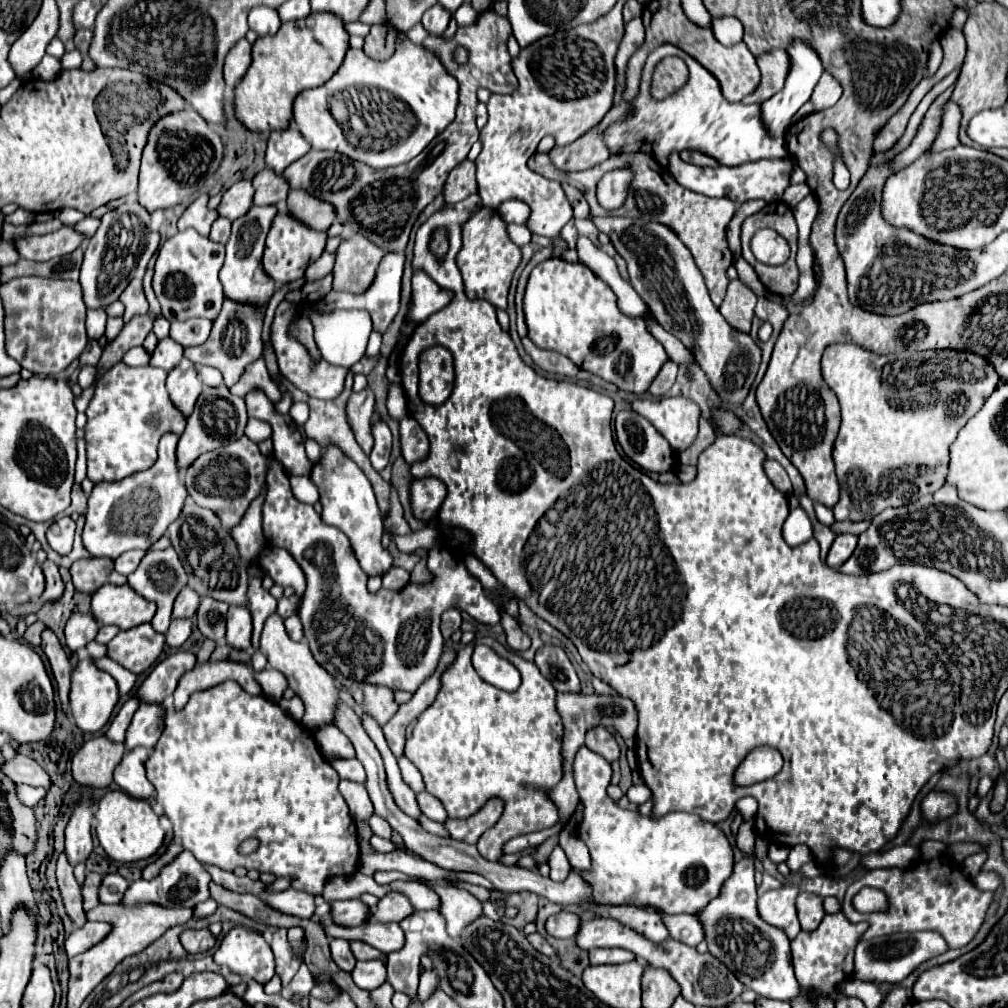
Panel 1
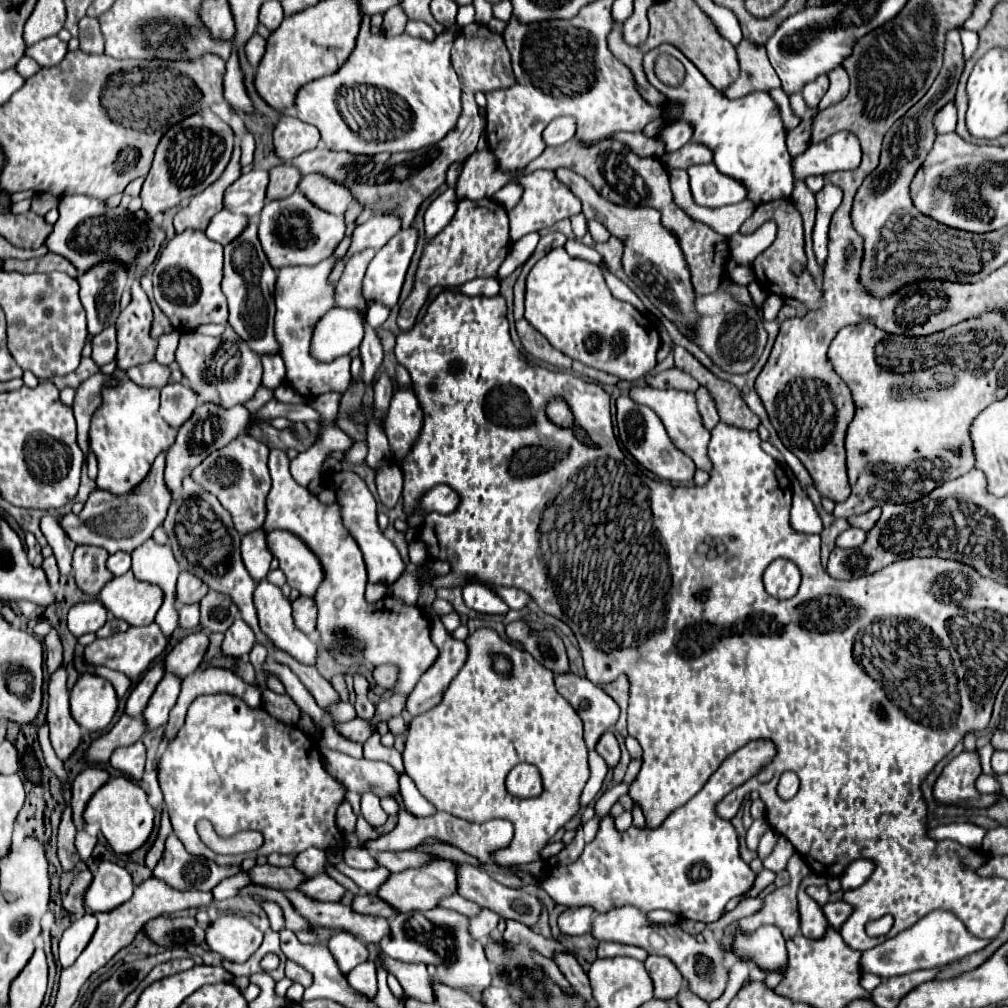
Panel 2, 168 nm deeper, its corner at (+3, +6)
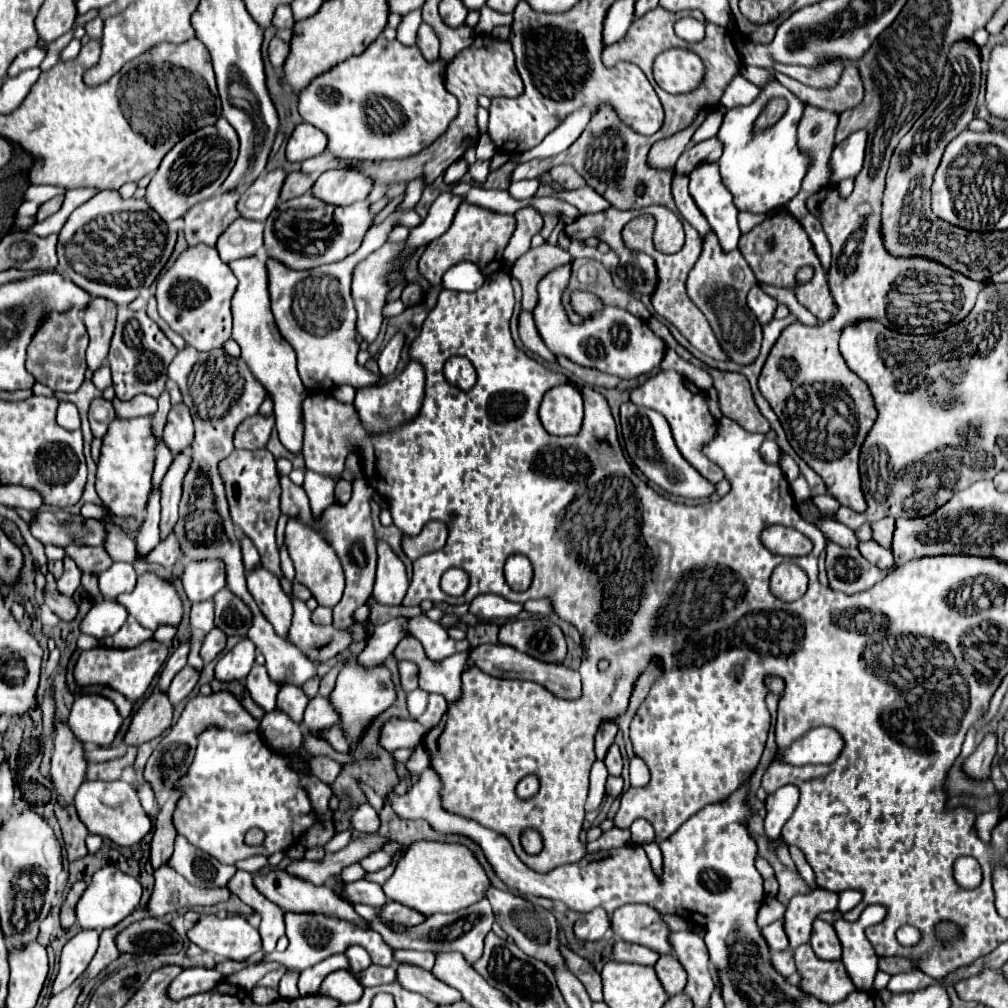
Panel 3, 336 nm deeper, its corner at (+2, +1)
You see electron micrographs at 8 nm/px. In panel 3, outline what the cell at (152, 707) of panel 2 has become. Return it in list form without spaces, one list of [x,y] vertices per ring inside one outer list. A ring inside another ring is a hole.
[[[185,666],[175,678],[173,678],[173,682],[171,682],[171,686],[169,686],[169,700],[171,700],[171,704],[179,704],[183,698],[187,698],[189,694],[191,694],[191,690],[197,686],[197,682],[199,682],[199,670],[195,670],[193,666]]]

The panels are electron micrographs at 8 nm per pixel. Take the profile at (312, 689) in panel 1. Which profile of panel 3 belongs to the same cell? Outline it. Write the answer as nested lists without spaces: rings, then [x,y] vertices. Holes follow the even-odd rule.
[[[257,566],[247,574],[247,588],[257,602],[263,616],[273,624],[275,632],[285,638],[291,626],[293,606],[291,598],[283,592],[279,578],[263,566]]]

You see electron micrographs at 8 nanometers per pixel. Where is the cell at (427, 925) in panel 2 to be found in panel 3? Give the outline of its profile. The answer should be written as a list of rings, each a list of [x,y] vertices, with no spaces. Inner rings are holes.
[[[483,898],[481,902],[477,902],[477,904],[473,904],[473,906],[465,908],[465,910],[453,912],[453,914],[433,914],[423,924],[407,928],[401,934],[391,932],[381,922],[371,922],[370,929],[378,932],[383,940],[395,950],[399,950],[399,948],[413,948],[413,950],[427,950],[427,952],[457,950],[457,952],[461,952],[465,956],[465,960],[469,964],[473,964],[483,952],[483,938],[485,938],[485,934],[491,932],[493,922],[495,922],[495,914],[491,910],[491,904],[489,904],[487,898]]]

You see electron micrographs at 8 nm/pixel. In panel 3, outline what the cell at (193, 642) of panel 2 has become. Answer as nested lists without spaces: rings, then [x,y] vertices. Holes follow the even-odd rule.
[[[213,628],[213,630],[203,638],[201,658],[205,660],[205,664],[209,664],[213,658],[217,658],[217,654],[225,648],[225,644],[227,644],[227,636],[225,636],[225,632]]]

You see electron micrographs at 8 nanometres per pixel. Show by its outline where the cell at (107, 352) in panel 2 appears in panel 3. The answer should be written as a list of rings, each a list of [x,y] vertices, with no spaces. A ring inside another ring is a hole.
[[[101,366],[95,374],[93,374],[93,384],[103,392],[105,388],[111,386],[111,372],[109,372],[109,366]]]

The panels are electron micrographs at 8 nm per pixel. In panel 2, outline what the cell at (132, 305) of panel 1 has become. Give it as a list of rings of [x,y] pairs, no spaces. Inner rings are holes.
[[[138,279],[132,283],[130,293],[132,293],[132,301],[116,319],[116,331],[118,331],[116,359],[118,359],[118,367],[124,371],[132,365],[152,361],[156,351],[156,341],[150,339],[148,335],[152,323],[152,307]]]

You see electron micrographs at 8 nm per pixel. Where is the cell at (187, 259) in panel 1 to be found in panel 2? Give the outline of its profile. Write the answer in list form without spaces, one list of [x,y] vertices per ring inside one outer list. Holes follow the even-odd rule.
[[[196,229],[176,233],[162,249],[152,275],[154,299],[170,319],[172,327],[180,329],[180,333],[188,333],[200,323],[226,323],[228,307],[220,289],[222,251],[222,245],[216,245],[216,241]]]

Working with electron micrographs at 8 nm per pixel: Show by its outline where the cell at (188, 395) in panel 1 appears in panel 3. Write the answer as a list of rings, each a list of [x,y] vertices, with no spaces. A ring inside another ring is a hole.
[[[177,404],[171,408],[163,438],[165,438],[167,448],[175,454],[185,452],[191,446],[191,442],[193,442],[193,420],[191,420],[189,408],[185,408],[185,404]]]

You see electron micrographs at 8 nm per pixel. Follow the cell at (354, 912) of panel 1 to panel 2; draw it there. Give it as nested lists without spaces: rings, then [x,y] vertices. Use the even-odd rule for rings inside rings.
[[[358,895],[352,899],[352,909],[356,909],[356,913],[364,913],[364,915],[378,915],[378,917],[392,917],[394,909],[384,903],[378,895]]]

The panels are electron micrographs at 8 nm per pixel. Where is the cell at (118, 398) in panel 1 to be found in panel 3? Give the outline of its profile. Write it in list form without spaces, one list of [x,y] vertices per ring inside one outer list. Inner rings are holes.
[[[151,418],[119,420],[109,426],[103,436],[101,458],[97,464],[97,494],[109,512],[117,518],[139,518],[145,514],[147,496],[151,490],[151,474],[155,464],[155,436]]]

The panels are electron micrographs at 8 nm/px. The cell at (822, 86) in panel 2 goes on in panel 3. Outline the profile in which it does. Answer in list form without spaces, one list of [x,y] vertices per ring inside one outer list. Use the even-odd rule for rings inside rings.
[[[829,60],[825,62],[825,66],[817,66],[817,70],[809,70],[809,68],[803,68],[803,66],[785,66],[785,64],[779,64],[775,62],[773,68],[775,72],[781,72],[781,74],[787,74],[789,78],[805,84],[805,86],[811,86],[811,88],[831,88],[839,82],[839,76],[845,68],[845,62],[847,60]]]

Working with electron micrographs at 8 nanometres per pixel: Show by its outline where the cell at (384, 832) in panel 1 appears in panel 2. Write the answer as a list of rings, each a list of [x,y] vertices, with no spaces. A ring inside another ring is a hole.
[[[364,793],[362,795],[362,815],[372,827],[380,827],[388,819],[384,809],[380,807],[380,799],[374,793]]]

